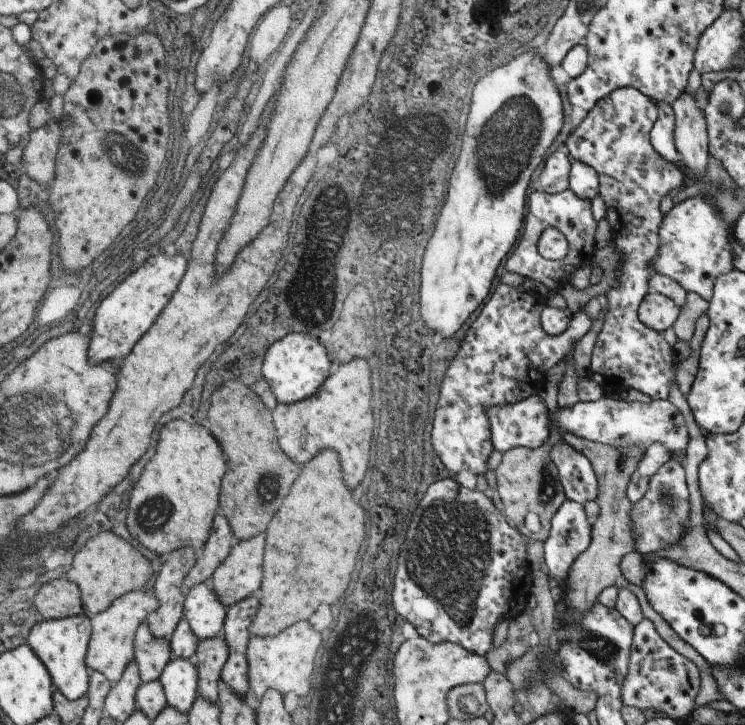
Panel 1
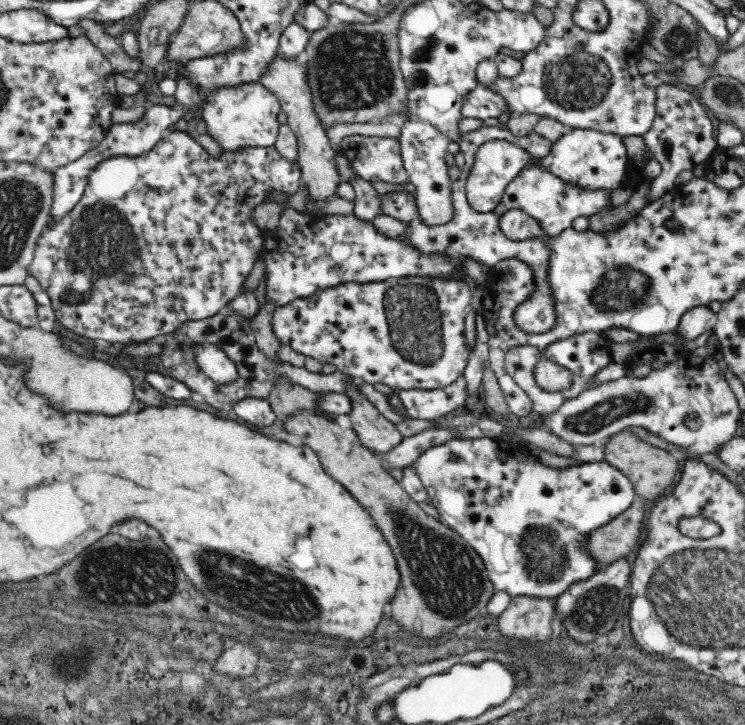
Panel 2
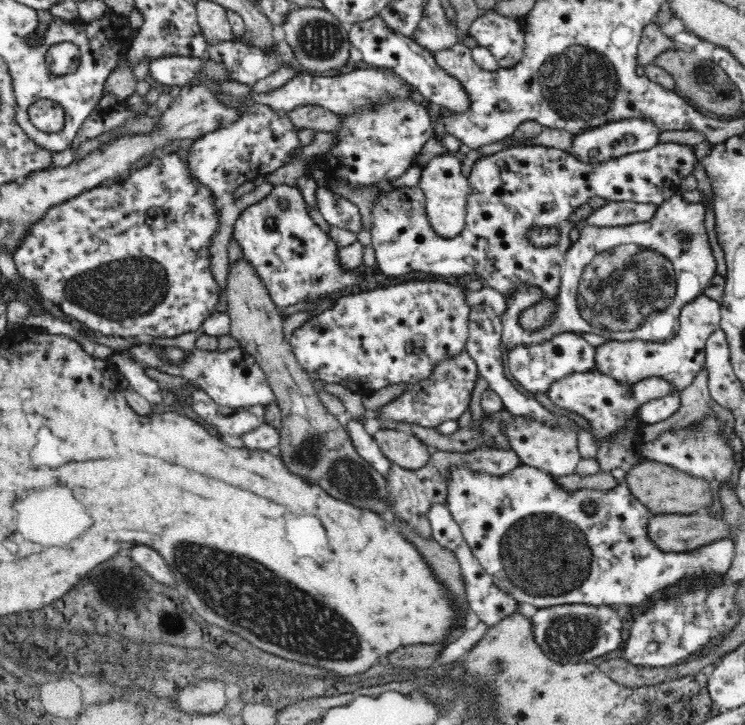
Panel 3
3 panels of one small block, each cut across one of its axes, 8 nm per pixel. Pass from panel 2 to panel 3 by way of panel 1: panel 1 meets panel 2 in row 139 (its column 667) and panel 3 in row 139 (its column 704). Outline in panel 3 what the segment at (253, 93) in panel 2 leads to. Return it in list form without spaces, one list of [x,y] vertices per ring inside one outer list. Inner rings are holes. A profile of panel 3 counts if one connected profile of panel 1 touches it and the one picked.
[[[254,102],[238,118],[238,122],[200,136],[192,144],[192,154],[184,162],[188,164],[188,172],[214,194],[214,200],[218,200],[224,192],[234,194],[244,182],[254,180],[260,174],[270,176],[278,168],[292,162],[300,150],[302,144],[298,140],[298,128],[294,128],[288,112]]]

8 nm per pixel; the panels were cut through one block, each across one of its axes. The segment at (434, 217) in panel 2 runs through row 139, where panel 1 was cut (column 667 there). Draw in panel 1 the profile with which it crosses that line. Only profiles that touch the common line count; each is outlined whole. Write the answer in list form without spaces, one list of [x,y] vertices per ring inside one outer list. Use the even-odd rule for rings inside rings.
[[[601,396],[595,402],[577,402],[571,408],[557,408],[555,412],[557,414],[553,418],[551,414],[547,416],[549,434],[551,426],[555,426],[559,436],[573,434],[575,438],[583,438],[587,442],[613,448],[641,446],[643,450],[647,450],[651,444],[661,442],[663,446],[669,448],[669,452],[683,452],[687,444],[687,430],[683,418],[679,410],[667,400],[651,400],[647,404],[639,404],[639,402],[623,402],[613,396],[611,398]]]

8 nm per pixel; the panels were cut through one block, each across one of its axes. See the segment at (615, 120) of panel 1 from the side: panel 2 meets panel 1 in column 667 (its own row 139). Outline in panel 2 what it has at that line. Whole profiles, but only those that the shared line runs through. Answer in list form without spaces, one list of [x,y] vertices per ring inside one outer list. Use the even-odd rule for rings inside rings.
[[[170,130],[150,152],[146,152],[142,156],[132,156],[132,158],[130,156],[112,156],[112,158],[100,162],[92,170],[84,198],[76,204],[76,208],[72,212],[64,214],[60,220],[50,220],[50,224],[40,234],[28,276],[34,276],[40,282],[40,286],[44,288],[44,292],[50,296],[54,312],[56,312],[56,320],[58,320],[58,324],[62,324],[66,328],[66,332],[80,334],[88,340],[106,340],[110,344],[146,342],[146,340],[154,340],[156,336],[162,336],[162,334],[172,334],[186,322],[194,322],[194,320],[202,322],[206,318],[216,316],[218,312],[226,310],[226,306],[242,292],[242,284],[250,276],[254,264],[258,262],[258,258],[262,254],[262,244],[264,244],[262,230],[258,226],[254,226],[254,222],[250,220],[250,214],[258,204],[270,202],[270,200],[266,200],[268,188],[282,190],[288,196],[300,192],[300,170],[296,168],[296,164],[284,160],[274,146],[224,152],[224,156],[220,160],[214,160],[196,144],[194,134]],[[350,136],[344,140],[338,154],[348,158],[354,172],[364,180],[378,180],[388,184],[410,182],[402,158],[402,144],[396,140]]]

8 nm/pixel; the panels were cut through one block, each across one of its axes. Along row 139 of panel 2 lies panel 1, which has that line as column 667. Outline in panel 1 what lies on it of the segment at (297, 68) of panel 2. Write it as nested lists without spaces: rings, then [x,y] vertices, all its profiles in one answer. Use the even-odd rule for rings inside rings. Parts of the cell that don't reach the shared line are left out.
[[[647,292],[647,296],[639,304],[639,320],[661,334],[665,328],[673,326],[679,316],[679,310],[681,308],[671,298],[659,292]]]

